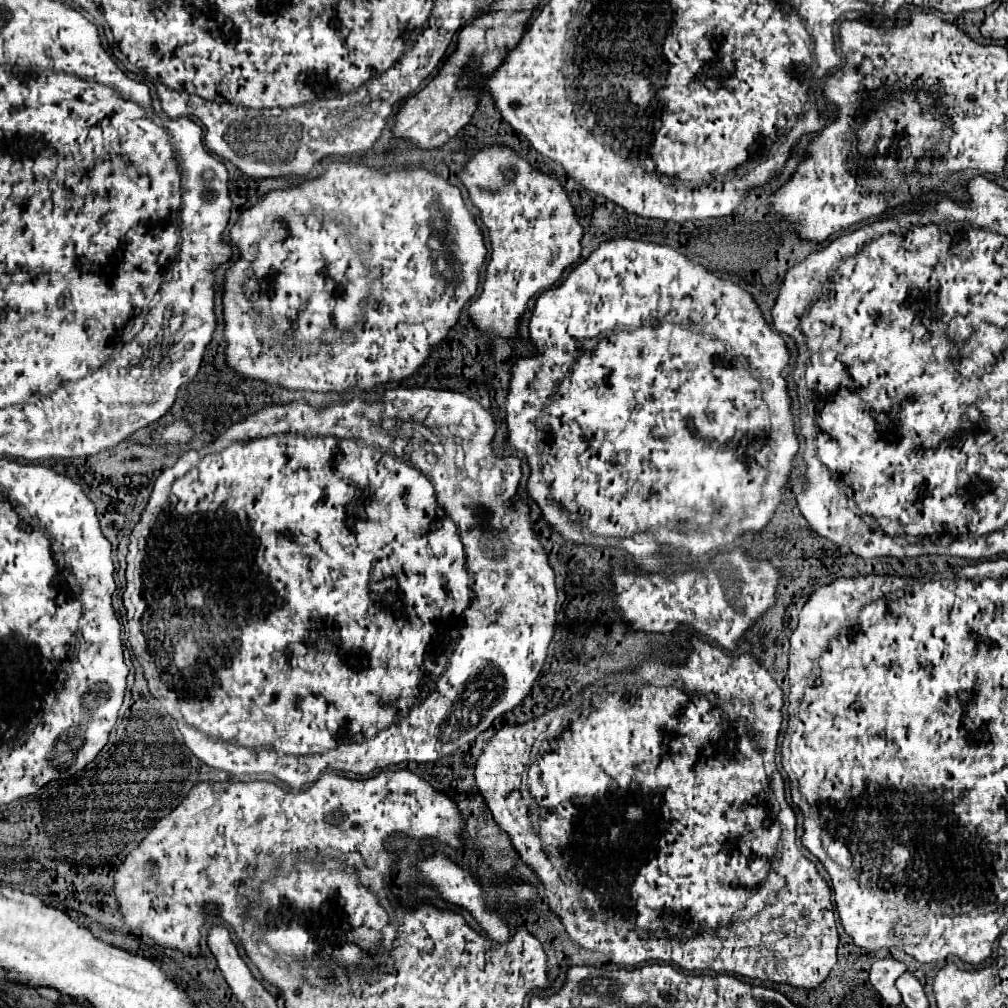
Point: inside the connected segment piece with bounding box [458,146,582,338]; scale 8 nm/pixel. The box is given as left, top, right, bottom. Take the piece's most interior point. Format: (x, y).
(535, 234)

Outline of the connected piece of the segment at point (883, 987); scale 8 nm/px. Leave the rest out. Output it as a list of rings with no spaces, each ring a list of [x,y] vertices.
[[[892,956],[874,960],[874,964],[870,968],[870,982],[888,1006],[896,1006],[896,1004],[902,1002],[900,992],[896,988],[896,978],[902,972],[906,972],[906,966],[900,960],[892,958]]]

